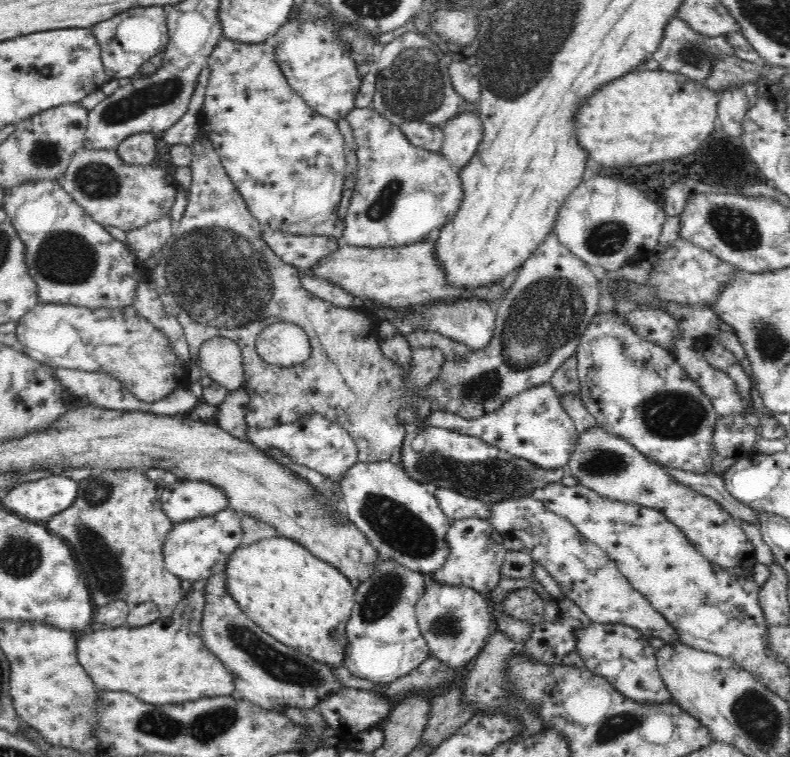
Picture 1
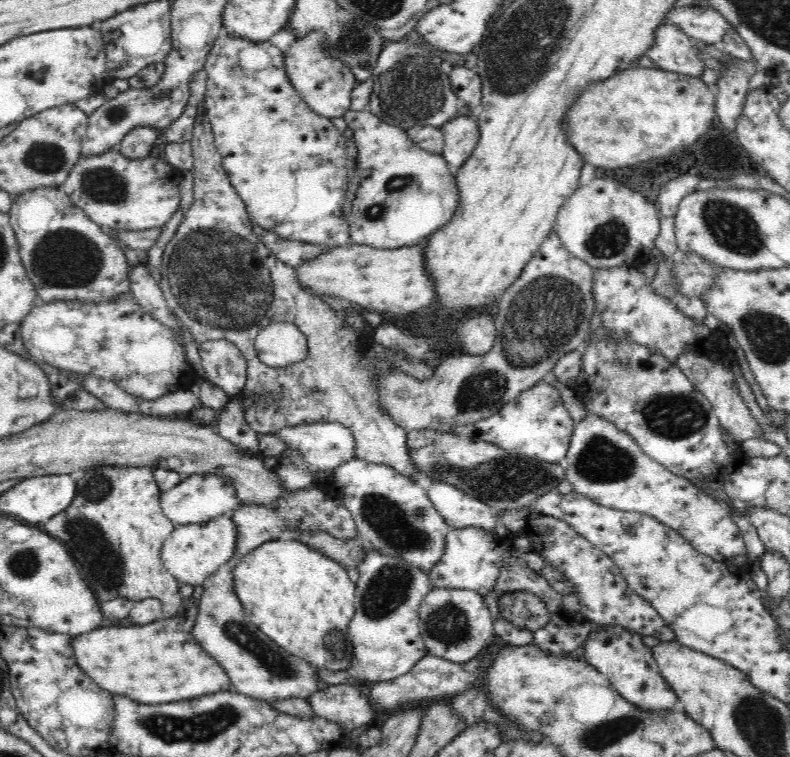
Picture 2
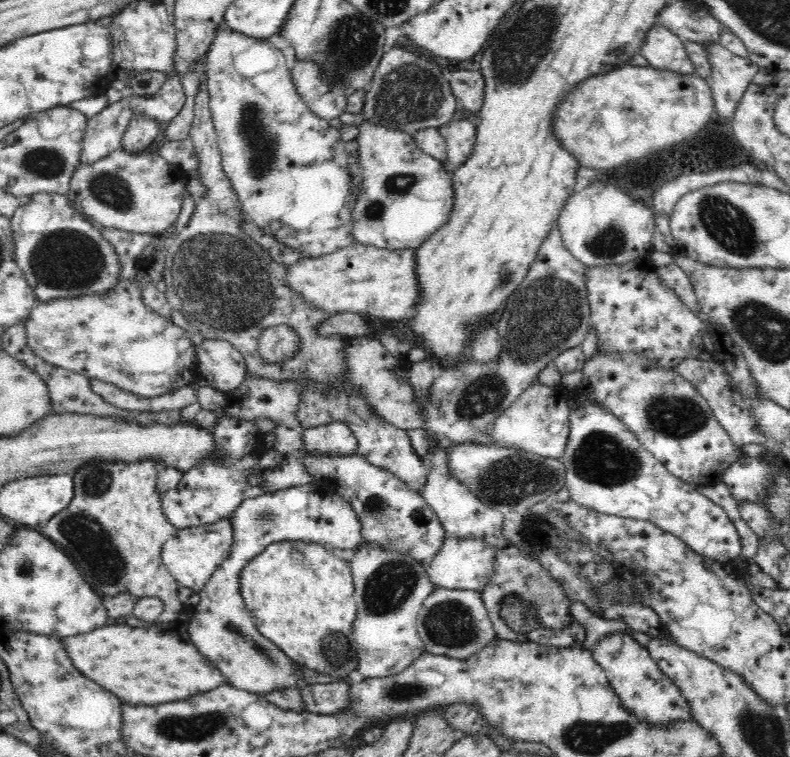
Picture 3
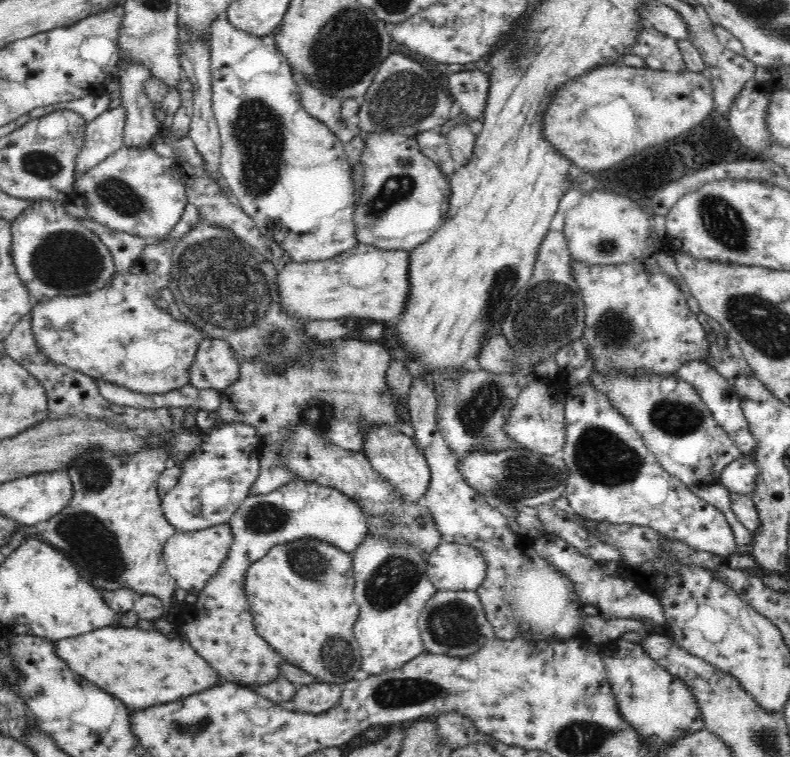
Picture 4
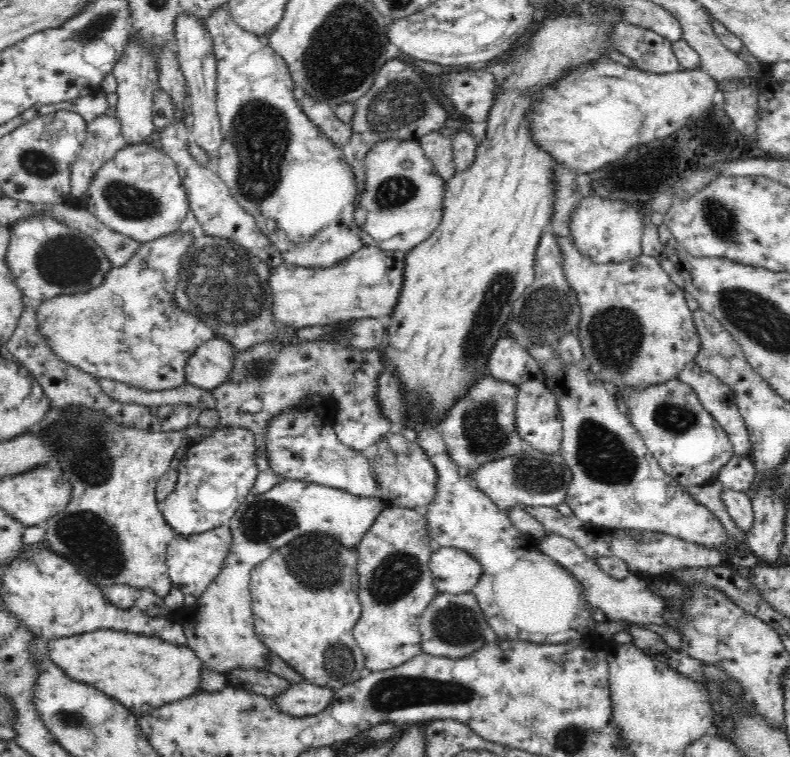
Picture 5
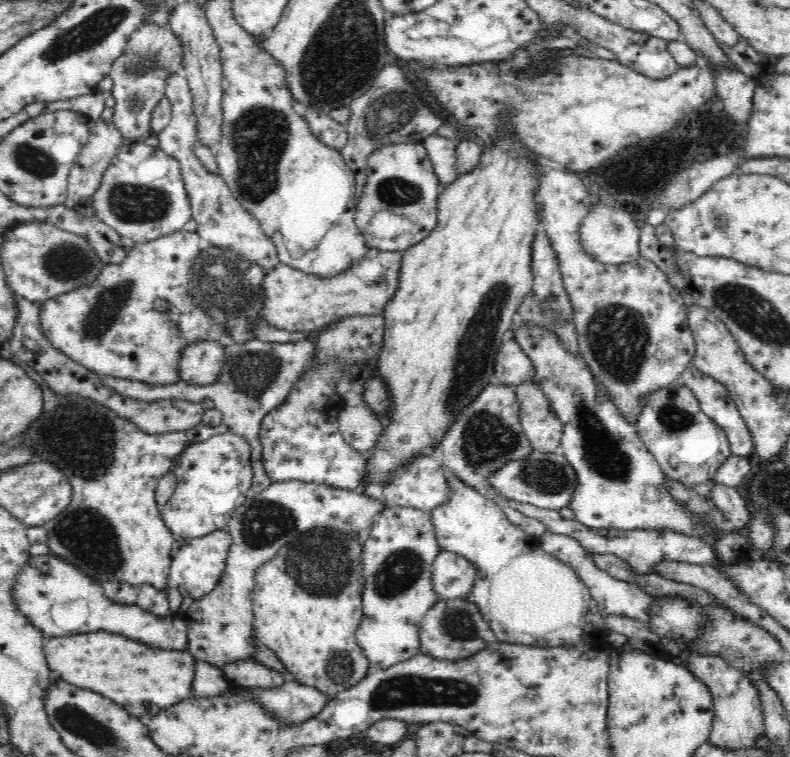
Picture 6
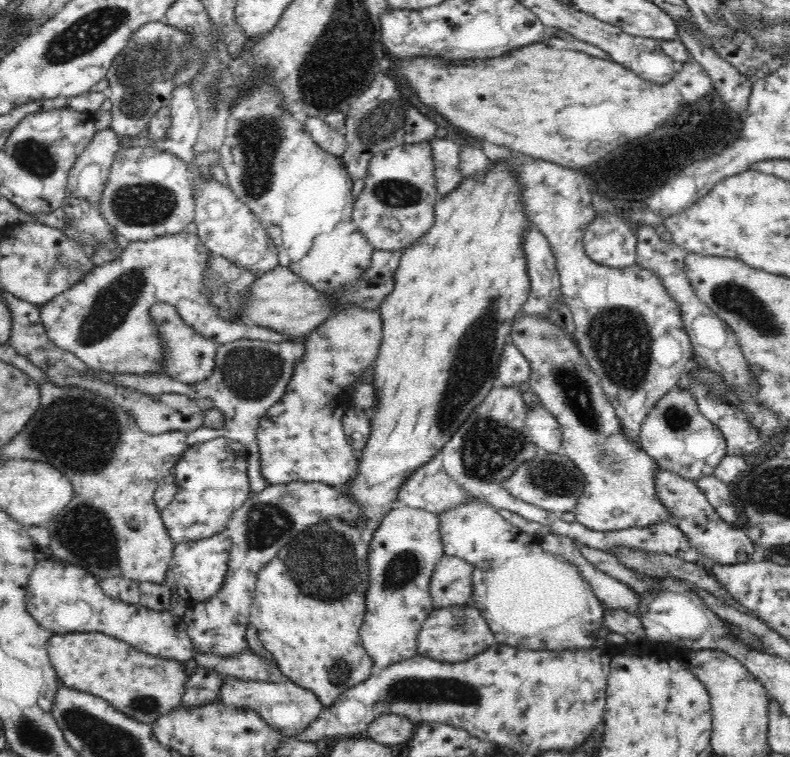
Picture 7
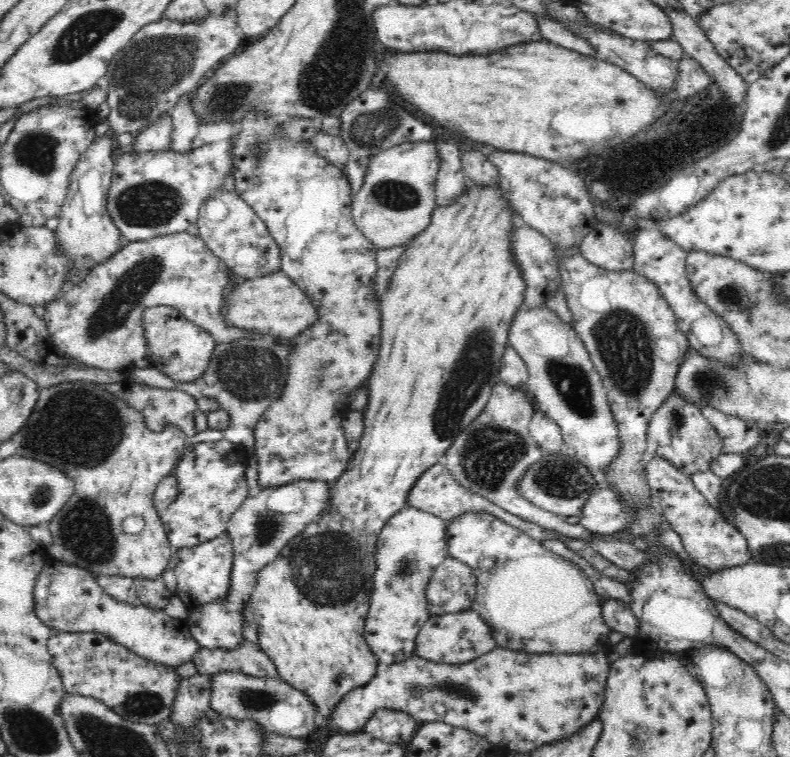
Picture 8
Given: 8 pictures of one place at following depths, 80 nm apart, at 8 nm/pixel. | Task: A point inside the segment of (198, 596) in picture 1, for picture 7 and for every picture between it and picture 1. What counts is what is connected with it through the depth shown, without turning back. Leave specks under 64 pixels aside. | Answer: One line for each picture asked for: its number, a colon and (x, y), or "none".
2: (152, 666)
3: (151, 666)
4: (143, 669)
5: (142, 673)
6: (143, 681)
7: (143, 687)

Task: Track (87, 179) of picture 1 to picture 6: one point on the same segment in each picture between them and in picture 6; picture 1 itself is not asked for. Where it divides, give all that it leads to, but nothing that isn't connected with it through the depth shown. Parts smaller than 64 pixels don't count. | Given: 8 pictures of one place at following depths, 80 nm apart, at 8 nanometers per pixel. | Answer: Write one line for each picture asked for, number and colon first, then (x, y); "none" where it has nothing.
2: (126, 194)
3: (140, 192)
4: (136, 190)
5: (139, 193)
6: (142, 196)

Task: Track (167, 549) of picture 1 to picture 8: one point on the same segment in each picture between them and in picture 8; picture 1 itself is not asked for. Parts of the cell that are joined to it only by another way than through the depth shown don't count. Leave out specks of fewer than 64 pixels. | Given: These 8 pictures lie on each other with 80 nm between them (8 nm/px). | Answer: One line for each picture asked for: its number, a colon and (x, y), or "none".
2: (193, 552)
3: (191, 555)
4: (192, 558)
5: (194, 561)
6: (196, 563)
7: (200, 567)
8: (203, 572)

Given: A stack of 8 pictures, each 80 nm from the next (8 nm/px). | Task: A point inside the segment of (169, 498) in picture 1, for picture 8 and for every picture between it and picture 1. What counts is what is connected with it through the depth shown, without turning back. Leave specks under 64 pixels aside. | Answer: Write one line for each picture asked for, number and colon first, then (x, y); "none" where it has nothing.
2: (201, 497)
3: (214, 490)
4: (217, 477)
5: (215, 475)
6: (213, 477)
7: (212, 477)
8: (212, 484)

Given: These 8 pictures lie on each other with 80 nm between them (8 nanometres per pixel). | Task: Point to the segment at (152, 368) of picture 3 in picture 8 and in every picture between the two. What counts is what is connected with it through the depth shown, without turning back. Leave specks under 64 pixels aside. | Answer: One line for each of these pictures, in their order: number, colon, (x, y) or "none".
4: (136, 344)
5: (145, 342)
6: (111, 327)
7: (104, 320)
8: (99, 322)

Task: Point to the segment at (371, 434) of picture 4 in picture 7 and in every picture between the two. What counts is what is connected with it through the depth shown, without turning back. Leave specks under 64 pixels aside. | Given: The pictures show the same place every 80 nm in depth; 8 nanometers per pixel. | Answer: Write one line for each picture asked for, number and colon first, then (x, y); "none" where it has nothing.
5: (407, 478)
6: (422, 484)
7: (430, 488)

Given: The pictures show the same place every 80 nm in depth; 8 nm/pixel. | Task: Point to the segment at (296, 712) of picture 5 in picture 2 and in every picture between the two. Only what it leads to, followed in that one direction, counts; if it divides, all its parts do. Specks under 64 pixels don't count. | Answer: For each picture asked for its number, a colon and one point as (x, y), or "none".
2: (344, 704)
3: (332, 698)
4: (315, 698)

